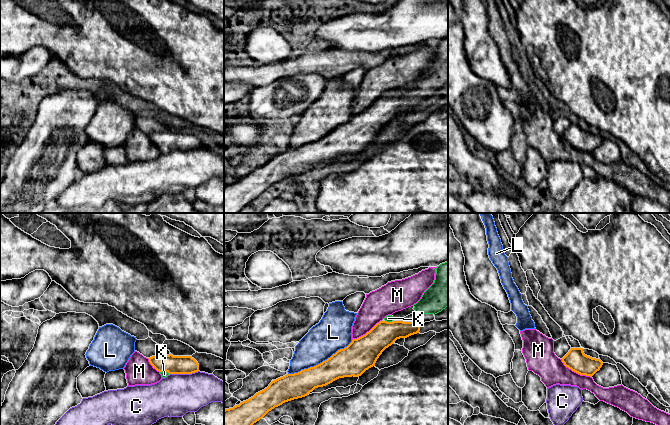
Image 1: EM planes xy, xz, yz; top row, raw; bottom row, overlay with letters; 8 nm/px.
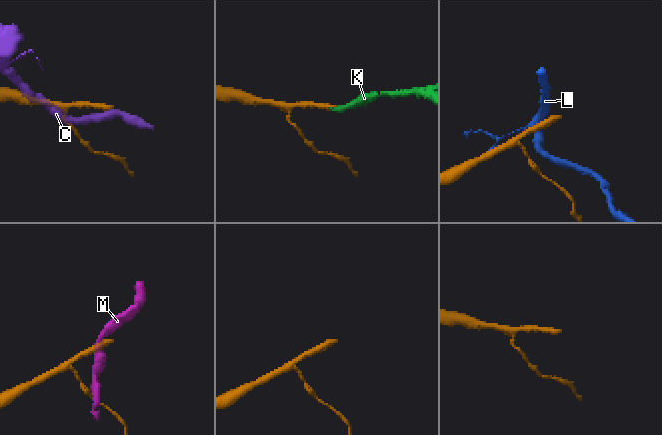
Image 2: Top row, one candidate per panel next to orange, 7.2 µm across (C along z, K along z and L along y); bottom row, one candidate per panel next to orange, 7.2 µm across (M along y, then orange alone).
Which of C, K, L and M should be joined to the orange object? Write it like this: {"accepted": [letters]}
{"accepted": ["K"]}

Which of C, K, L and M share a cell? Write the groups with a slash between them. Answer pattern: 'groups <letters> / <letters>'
groups C / K / L / M

